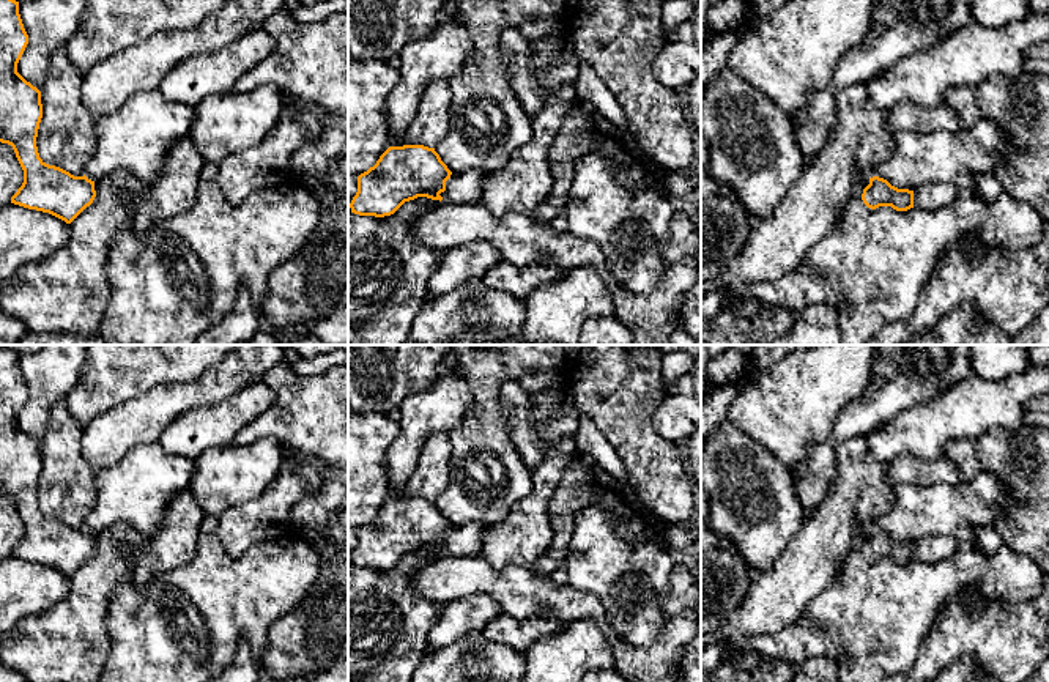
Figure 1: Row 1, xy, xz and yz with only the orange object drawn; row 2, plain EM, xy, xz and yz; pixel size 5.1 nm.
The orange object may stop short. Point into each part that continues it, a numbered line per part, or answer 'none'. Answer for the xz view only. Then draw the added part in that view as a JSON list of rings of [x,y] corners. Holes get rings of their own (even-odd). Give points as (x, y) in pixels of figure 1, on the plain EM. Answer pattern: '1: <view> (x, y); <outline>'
1: xz (462, 541); [[[471,521],[463,526],[452,526],[446,534],[443,553],[450,558],[479,556],[482,551],[485,524]]]

